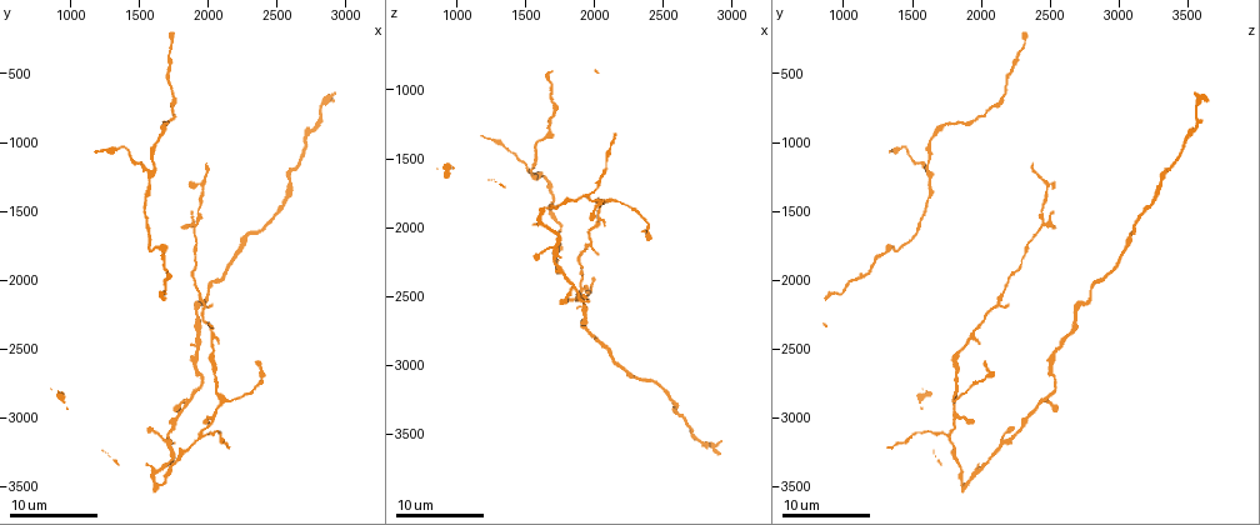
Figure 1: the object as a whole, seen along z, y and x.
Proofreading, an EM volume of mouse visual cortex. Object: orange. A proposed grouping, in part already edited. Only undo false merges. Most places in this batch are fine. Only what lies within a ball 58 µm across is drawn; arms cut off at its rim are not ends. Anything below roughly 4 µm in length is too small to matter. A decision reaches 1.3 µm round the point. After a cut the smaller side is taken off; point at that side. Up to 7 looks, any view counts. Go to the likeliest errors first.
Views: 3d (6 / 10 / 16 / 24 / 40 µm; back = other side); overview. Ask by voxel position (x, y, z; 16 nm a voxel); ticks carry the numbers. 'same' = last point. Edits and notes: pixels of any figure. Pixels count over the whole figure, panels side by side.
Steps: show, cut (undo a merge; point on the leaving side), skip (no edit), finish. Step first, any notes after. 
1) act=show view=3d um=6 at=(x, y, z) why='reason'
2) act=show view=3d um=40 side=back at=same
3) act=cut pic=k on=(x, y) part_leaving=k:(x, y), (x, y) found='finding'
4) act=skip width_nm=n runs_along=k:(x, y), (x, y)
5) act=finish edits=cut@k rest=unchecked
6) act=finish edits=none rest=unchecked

act=show view=3d um=6 at=(1980, 3120, 1760)

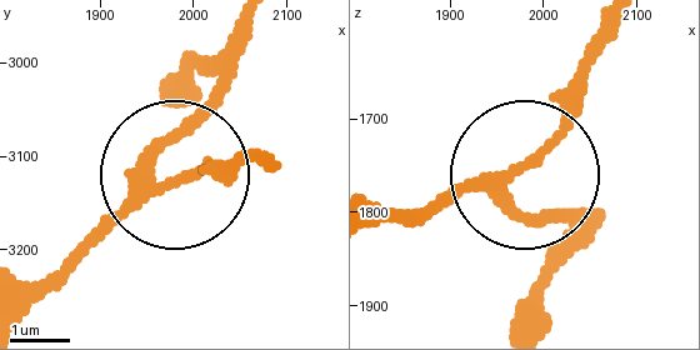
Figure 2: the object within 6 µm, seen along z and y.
act=skip arms=3 runs_along=2:(598, 221), (538, 216), (518, 176), (613, 28) found='all the same cell'

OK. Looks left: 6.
act=show view=3d um=16 at=(1900, 1620, 2440) why='three-way junction'

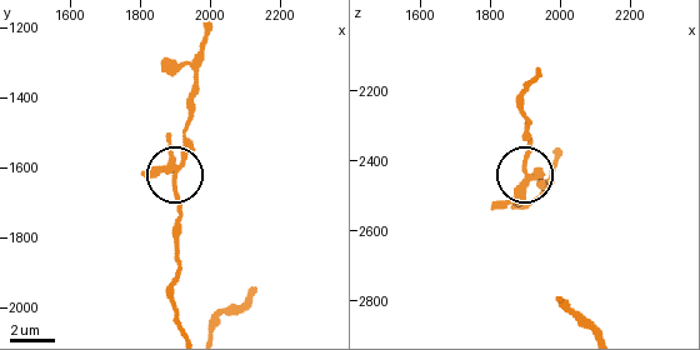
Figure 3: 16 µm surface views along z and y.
act=skip arms=3 runs_along=3:(179, 324), (174, 308), (179, 263), (174, 173), (190, 108) found='continuous, no second cell'

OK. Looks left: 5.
act=show view=3d um=6 at=(2140, 2880, 1780) why='arms part here'

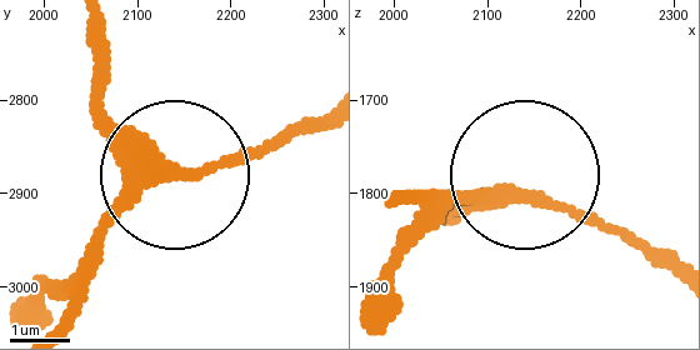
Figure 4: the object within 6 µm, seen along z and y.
act=skip side_arm_um=9 runs_along=4:(98, 25), (103, 100), (173, 170), (288, 145) found='all the same cell'

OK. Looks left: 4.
act=show view=3d um=6 at=(1560, 1220, 1620) why='a fork'

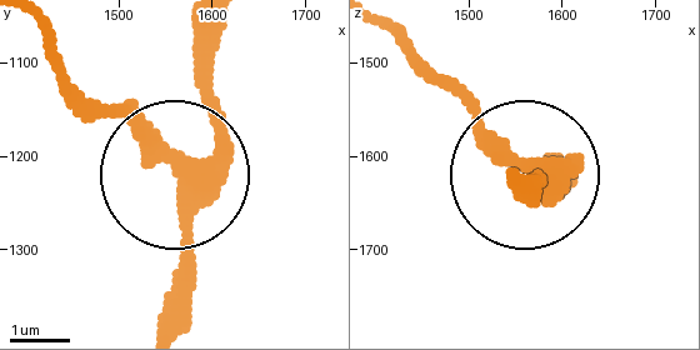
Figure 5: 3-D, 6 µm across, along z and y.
act=show view=3d um=6 side=back at=same

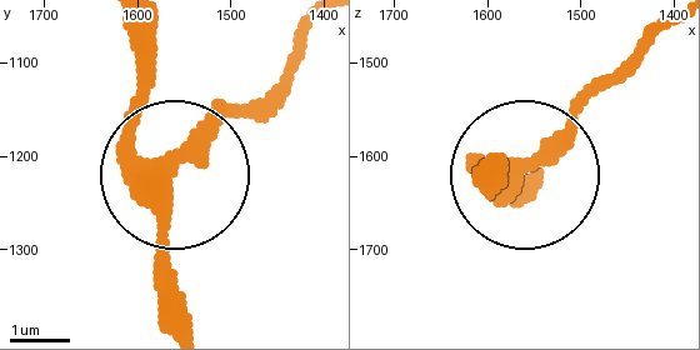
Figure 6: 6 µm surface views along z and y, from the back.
act=skip arms=3 found='one cell here'

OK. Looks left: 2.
act=finish edits=none rest=unchecked

